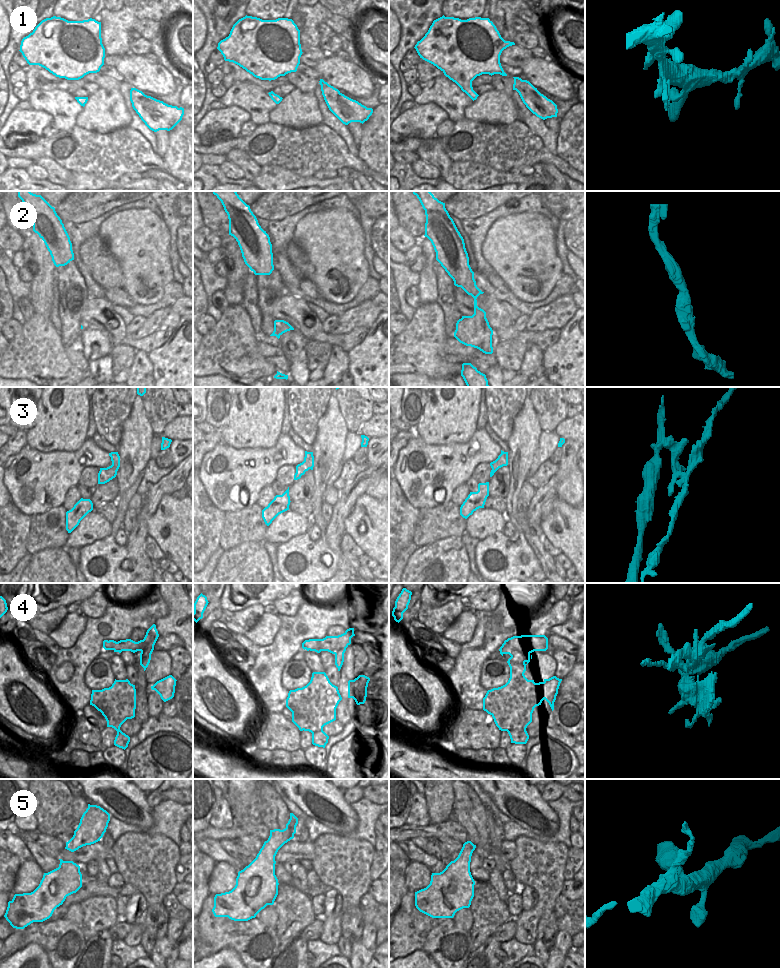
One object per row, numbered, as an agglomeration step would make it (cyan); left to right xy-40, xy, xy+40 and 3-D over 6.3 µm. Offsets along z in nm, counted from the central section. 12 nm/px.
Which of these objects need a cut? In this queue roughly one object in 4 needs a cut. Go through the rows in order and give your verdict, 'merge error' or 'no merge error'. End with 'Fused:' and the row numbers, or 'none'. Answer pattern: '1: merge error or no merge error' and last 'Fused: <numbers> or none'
1: no merge error
2: merge error
3: merge error
4: merge error
5: merge error
Fused: 2, 3, 4, 5

